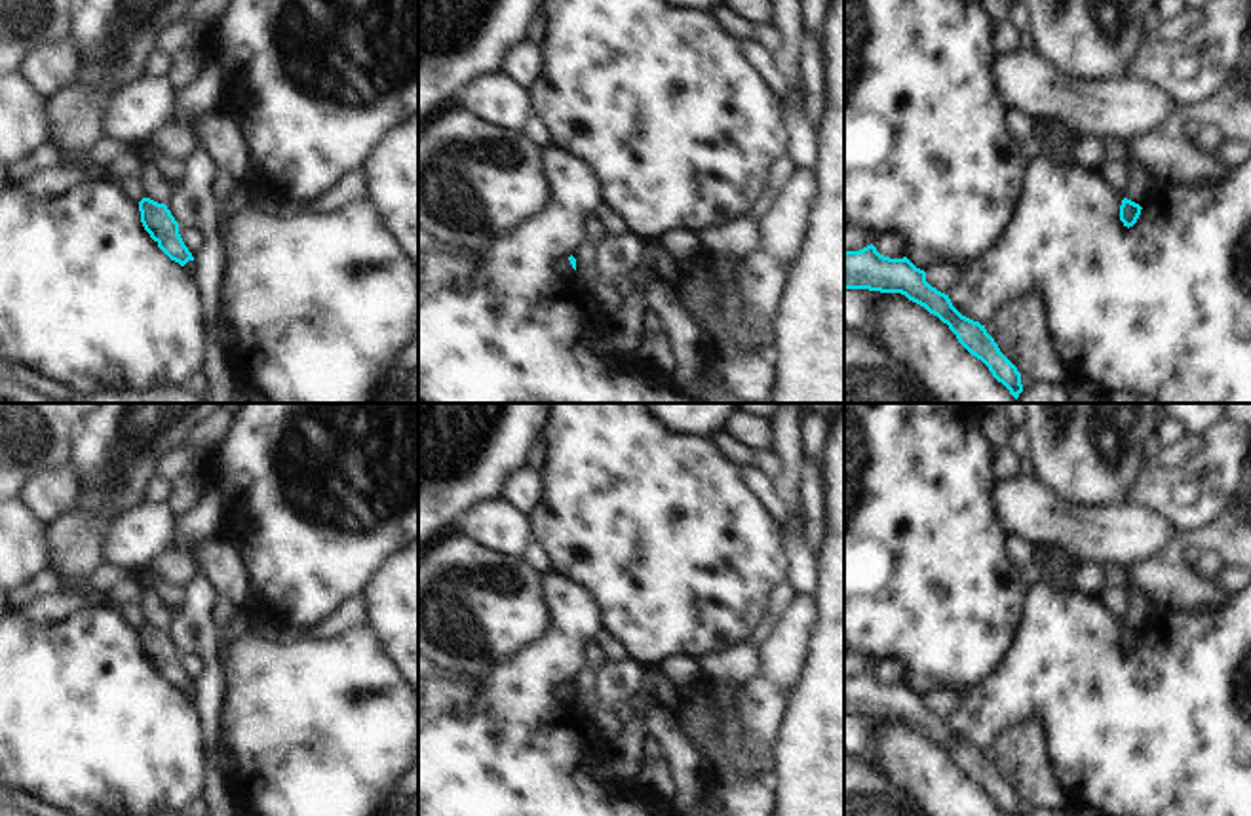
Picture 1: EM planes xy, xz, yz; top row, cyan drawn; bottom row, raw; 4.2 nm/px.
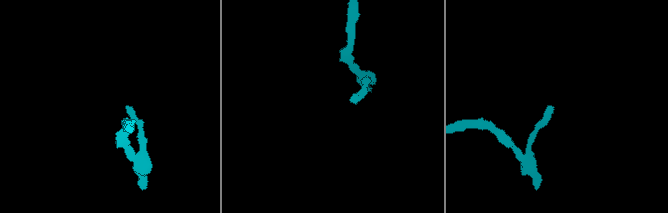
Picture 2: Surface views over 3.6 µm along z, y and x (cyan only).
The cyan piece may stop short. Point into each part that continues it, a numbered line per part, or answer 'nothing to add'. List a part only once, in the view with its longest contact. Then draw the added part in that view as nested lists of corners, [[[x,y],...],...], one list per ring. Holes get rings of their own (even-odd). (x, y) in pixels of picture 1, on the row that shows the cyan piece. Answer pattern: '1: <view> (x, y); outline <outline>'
nothing to add

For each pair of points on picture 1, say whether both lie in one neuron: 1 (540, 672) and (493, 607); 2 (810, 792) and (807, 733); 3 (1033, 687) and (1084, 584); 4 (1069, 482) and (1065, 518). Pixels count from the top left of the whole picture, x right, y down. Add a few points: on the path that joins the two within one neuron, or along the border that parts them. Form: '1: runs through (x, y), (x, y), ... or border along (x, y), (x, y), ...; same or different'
1: border along (548, 609), (548, 628), (533, 643), (487, 674); different
2: runs through (810, 777), (810, 748); same
3: border along (1073, 588), (1096, 598); different
4: border along (1037, 476), (1054, 493), (1071, 503), (1111, 506); different

